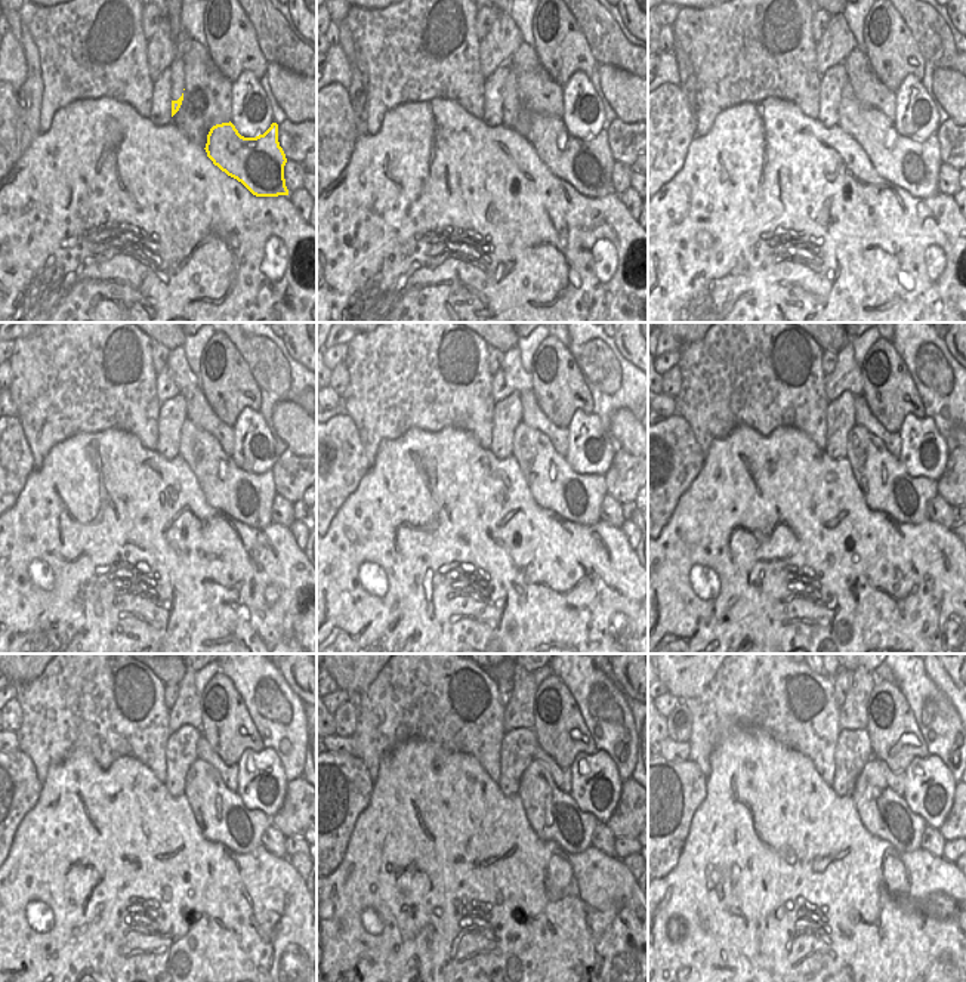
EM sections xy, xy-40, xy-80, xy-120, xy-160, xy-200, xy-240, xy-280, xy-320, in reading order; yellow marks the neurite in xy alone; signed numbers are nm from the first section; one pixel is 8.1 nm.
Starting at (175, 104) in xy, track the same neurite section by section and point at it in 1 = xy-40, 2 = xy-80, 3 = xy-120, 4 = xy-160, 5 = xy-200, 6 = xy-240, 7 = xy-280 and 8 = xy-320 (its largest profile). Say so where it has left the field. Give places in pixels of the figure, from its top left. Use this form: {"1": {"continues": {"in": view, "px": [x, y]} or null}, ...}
{"1": {"continues": {"in": "xy-40", "px": [512, 107]}}, "2": {"continues": {"in": "xy-80", "px": [914, 166]}}, "3": {"continues": {"in": "xy-120", "px": [247, 497]}}, "4": {"continues": {"in": "xy-160", "px": [555, 485]}}, "5": {"continues": {"in": "xy-200", "px": [886, 485]}}, "6": {"continues": {"in": "xy-240", "px": [222, 817]}}, "7": {"continues": {"in": "xy-280", "px": [554, 815]}}, "8": {"continues": {"in": "xy-320", "px": [883, 814]}}}

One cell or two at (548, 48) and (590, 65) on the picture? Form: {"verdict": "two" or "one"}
{"verdict": "one"}

